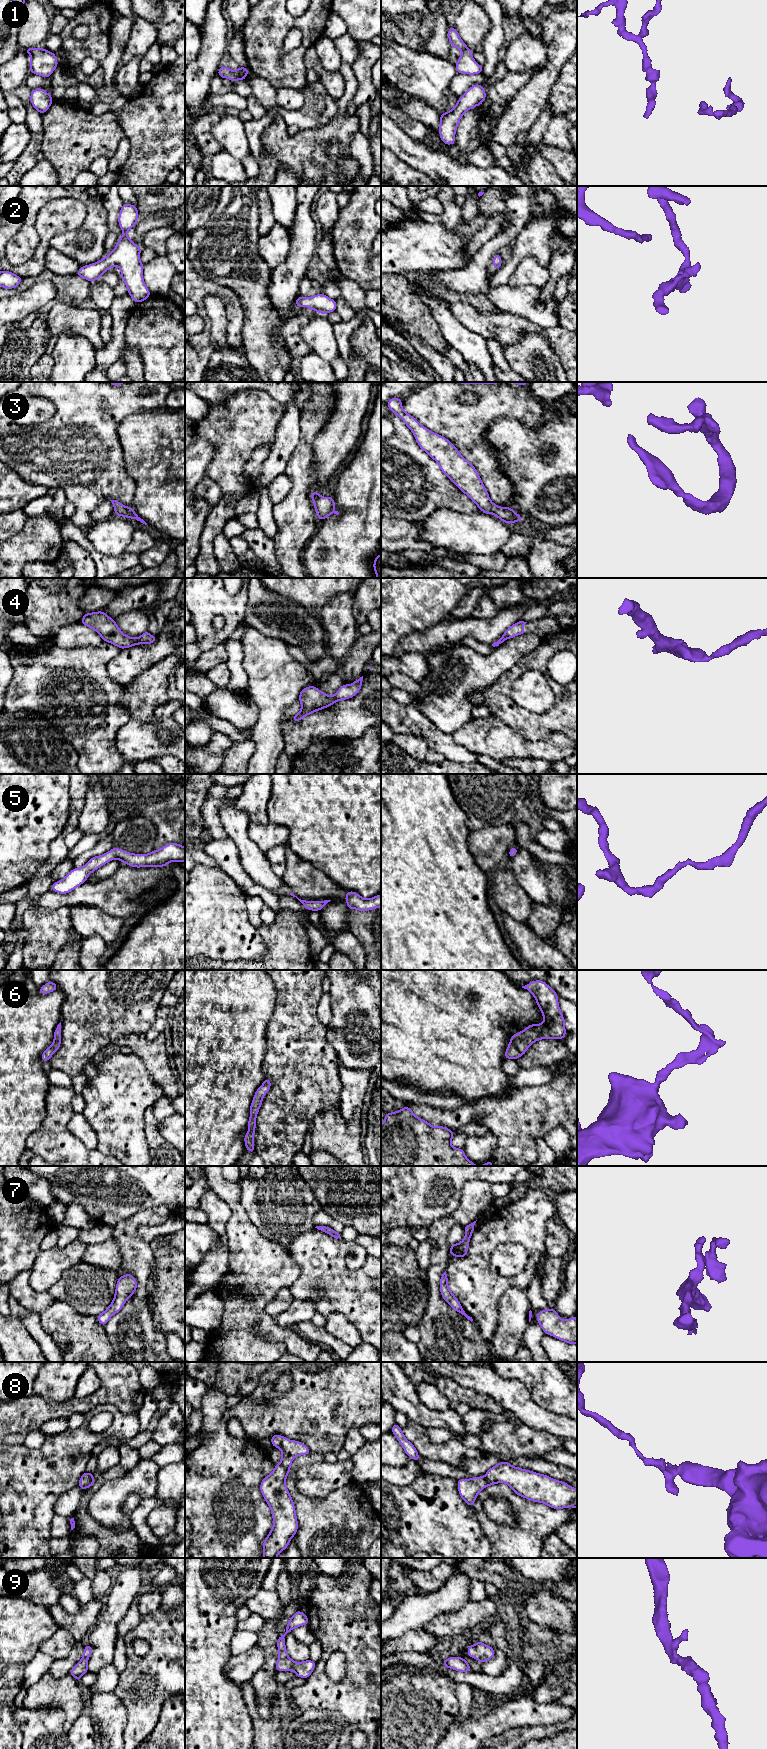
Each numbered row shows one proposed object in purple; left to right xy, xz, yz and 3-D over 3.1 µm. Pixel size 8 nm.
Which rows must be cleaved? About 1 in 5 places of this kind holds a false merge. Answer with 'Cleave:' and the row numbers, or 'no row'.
Cleave: 8

